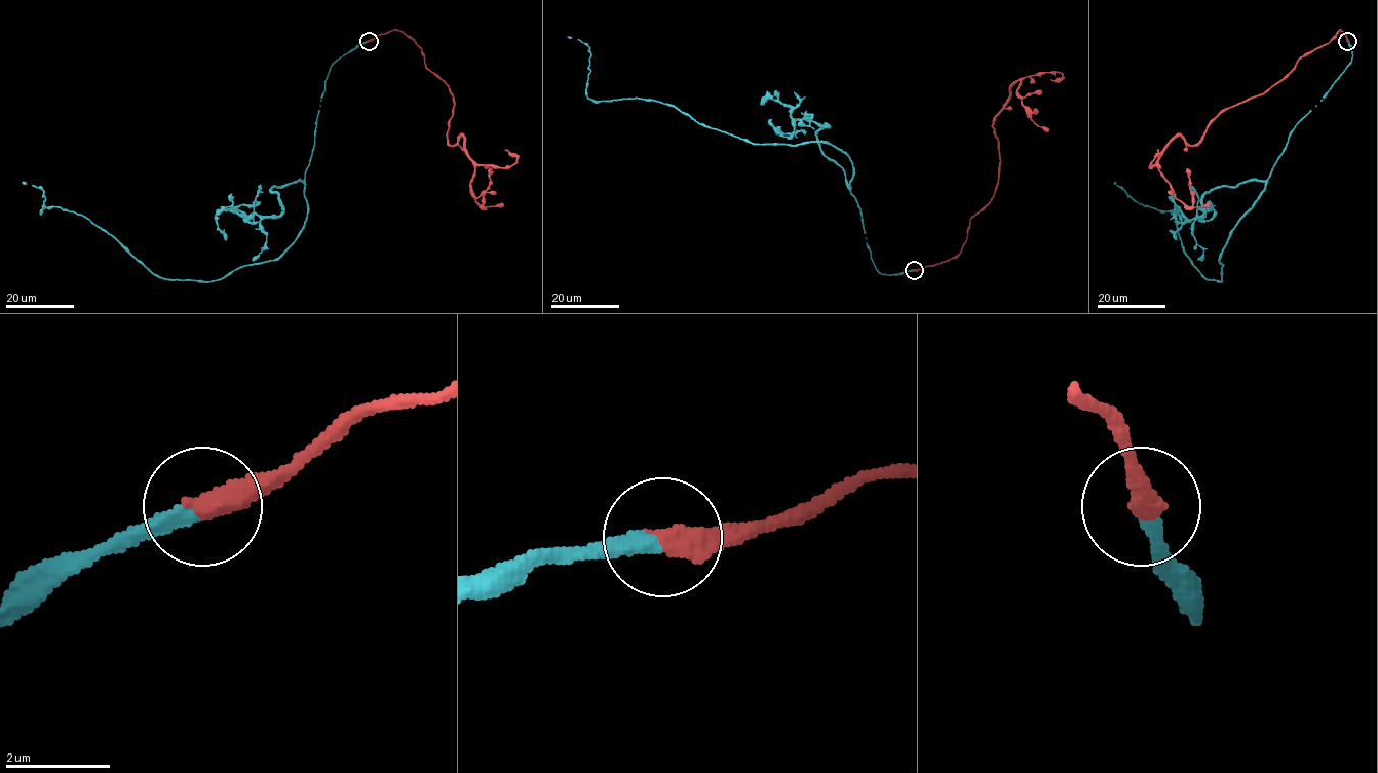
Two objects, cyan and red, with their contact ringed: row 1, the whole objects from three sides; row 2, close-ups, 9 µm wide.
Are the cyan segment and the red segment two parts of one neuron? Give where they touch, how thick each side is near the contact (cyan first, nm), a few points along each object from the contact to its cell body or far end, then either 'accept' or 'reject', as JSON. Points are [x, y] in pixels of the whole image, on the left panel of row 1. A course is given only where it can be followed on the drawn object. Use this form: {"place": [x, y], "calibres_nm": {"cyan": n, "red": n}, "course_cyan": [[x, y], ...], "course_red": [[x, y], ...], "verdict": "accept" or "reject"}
{"place": [369, 41], "calibres_nm": {"cyan": 320, "red": 480}, "course_cyan": [[368, 41], [330, 68], [307, 219], [273, 260], [160, 278], [82, 216], [40, 211], [43, 191], [22, 182]], "course_red": [[369, 41], [403, 32], [448, 86], [447, 142], [462, 136], [474, 170], [471, 193], [481, 206], [492, 168]], "verdict": "accept"}

